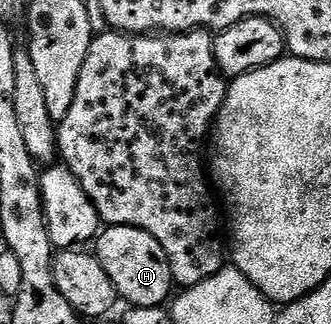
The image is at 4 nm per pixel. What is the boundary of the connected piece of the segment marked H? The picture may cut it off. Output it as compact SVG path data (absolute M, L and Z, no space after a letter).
M124 224L104 227L97 237L93 251L101 266L105 266L105 274L109 274L113 281L120 301L128 300L131 308L158 308L172 299L173 281L169 258L165 258L161 242L157 242L157 238L150 236L145 230L130 228Z

